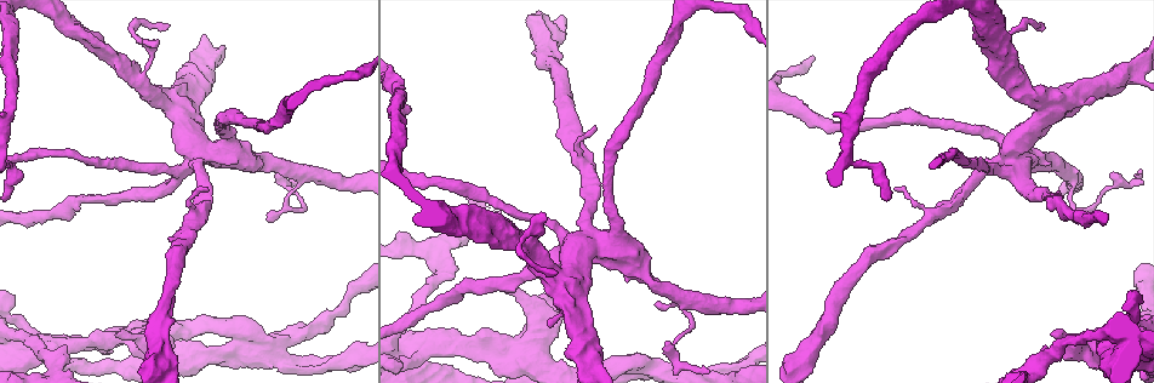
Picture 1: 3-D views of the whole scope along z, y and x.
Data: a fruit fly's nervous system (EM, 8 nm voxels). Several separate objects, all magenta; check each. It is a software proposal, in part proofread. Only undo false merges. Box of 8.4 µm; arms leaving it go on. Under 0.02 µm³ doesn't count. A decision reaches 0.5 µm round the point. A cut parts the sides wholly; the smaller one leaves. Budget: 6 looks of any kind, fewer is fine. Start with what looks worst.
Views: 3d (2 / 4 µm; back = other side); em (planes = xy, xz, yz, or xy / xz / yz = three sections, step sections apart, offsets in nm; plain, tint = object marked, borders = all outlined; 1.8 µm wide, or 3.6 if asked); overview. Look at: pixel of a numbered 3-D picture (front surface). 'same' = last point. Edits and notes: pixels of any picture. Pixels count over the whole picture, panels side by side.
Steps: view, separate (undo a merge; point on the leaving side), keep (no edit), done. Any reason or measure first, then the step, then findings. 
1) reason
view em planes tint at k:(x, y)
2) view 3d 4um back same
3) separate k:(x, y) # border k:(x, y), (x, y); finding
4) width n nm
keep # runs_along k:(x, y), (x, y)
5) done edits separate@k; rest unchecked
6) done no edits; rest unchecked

closes a loop
view em yz step 4 tint at 1:(15, 344)

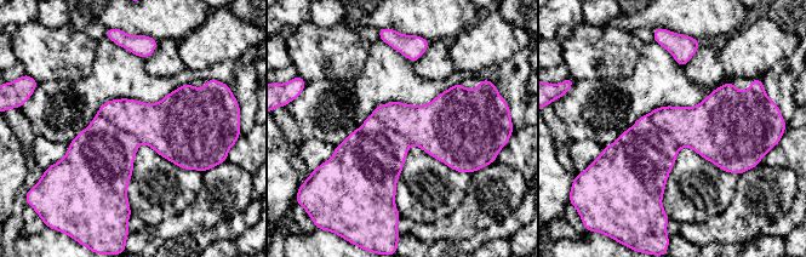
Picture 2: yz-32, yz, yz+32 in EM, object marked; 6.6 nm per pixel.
view em planes tint same

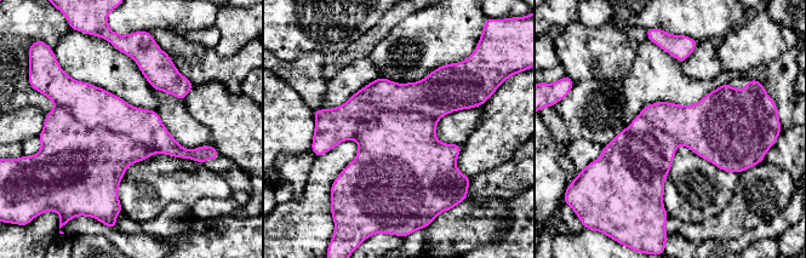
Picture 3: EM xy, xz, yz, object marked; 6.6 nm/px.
separate 3:(93, 107) # border 3:(55, 103), (158, 152); two neurons meet here

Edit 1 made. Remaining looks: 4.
four-way junction
view 3d 4um at 1:(525, 355)

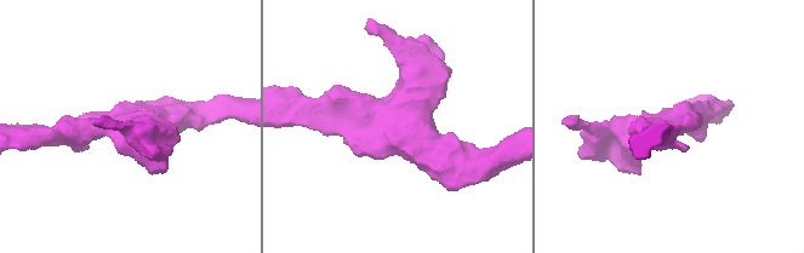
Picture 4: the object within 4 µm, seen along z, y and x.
need the tissue
view em 3.6um planes tint at 4:(399, 122)

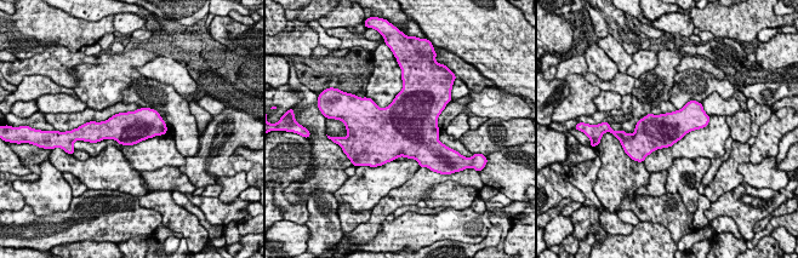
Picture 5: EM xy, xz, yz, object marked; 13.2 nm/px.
width 440 nm
keep # all the same neuron

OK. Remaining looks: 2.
done edits separate@3; rest unchecked

